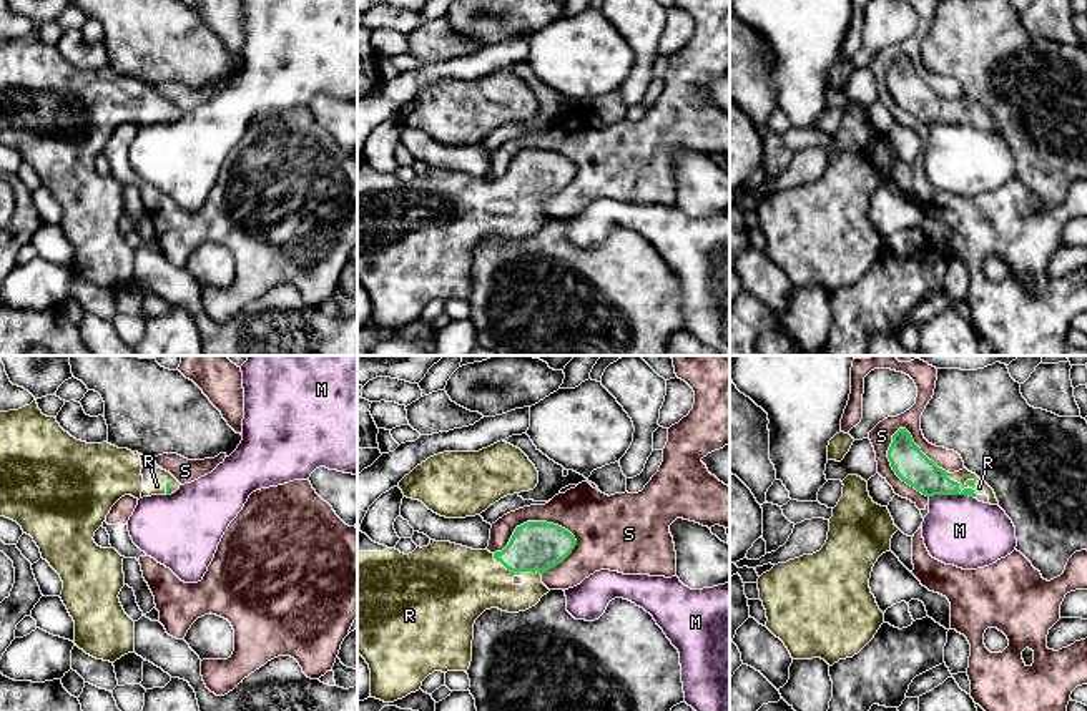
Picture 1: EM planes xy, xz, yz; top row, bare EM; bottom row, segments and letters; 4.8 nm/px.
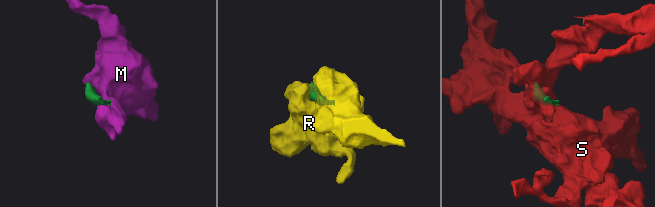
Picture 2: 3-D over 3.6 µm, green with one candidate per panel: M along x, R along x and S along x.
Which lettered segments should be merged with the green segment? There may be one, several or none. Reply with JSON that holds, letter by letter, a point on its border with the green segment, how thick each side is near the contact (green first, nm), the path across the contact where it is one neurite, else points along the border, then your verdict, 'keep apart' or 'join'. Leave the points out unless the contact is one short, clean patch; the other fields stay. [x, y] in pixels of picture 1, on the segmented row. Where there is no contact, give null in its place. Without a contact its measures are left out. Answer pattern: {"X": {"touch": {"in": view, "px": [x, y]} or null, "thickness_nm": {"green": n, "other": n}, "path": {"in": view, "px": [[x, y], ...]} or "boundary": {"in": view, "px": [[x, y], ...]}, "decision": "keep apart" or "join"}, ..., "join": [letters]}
{"M": {"touch": {"in": "yz", "px": [951, 494]}, "thickness_nm": {"green": 170, "other": 340}, "boundary": {"in": "yz", "px": [[973, 495], [929, 497]]}, "decision": "keep apart"}, "R": {"touch": {"in": "yz", "px": [958, 489]}, "thickness_nm": {"green": 160, "other": 70}, "path": {"in": "yz", "px": [[913, 467], [931, 480], [958, 489], [979, 487]]}, "decision": "join"}, "S": {"touch": {"in": "xz", "px": [532, 522]}, "thickness_nm": {"green": 240, "other": 240}, "decision": "keep apart"}, "join": ["R"]}

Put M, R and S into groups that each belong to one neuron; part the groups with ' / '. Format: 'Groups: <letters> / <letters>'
Groups: M / R / S

